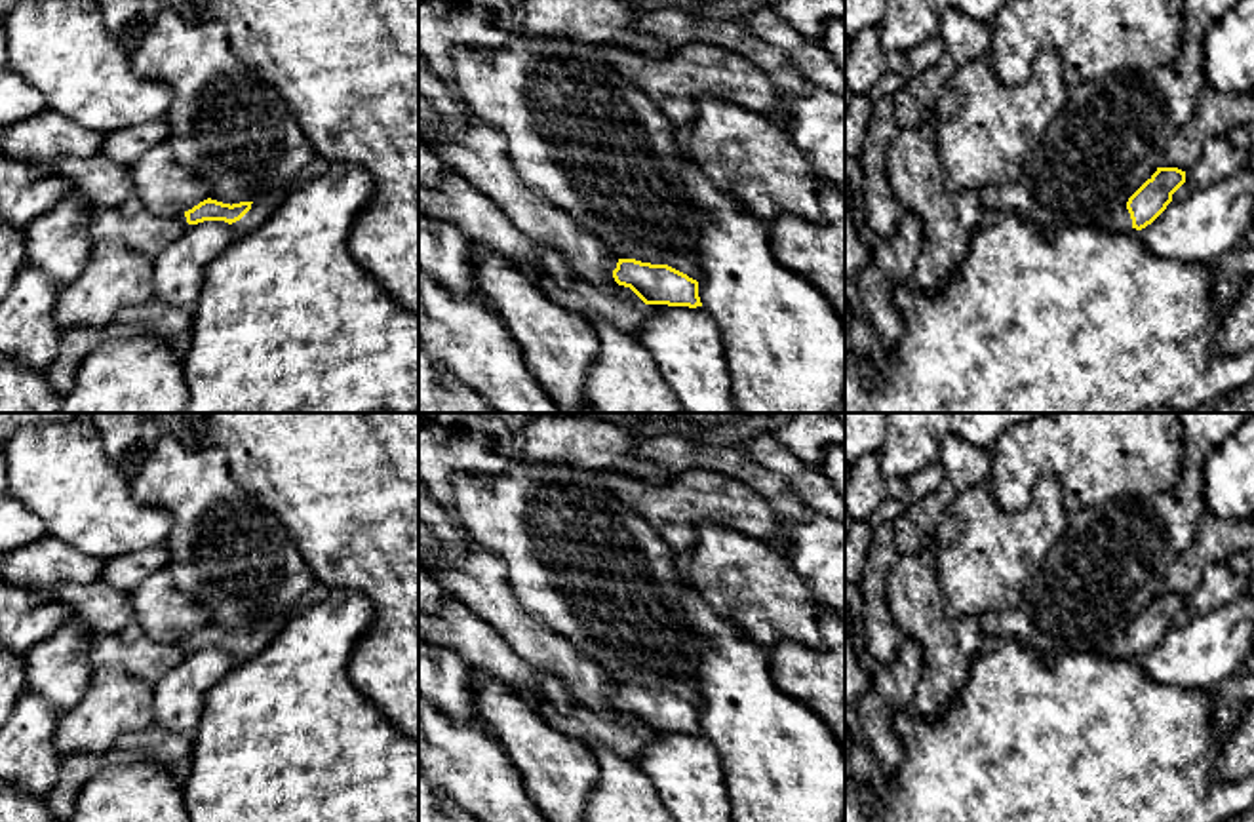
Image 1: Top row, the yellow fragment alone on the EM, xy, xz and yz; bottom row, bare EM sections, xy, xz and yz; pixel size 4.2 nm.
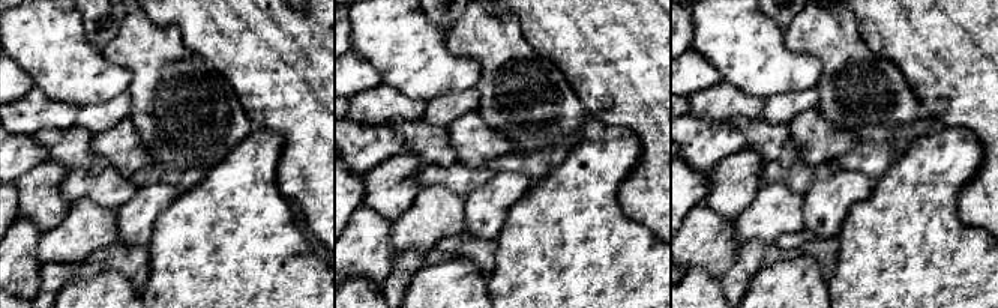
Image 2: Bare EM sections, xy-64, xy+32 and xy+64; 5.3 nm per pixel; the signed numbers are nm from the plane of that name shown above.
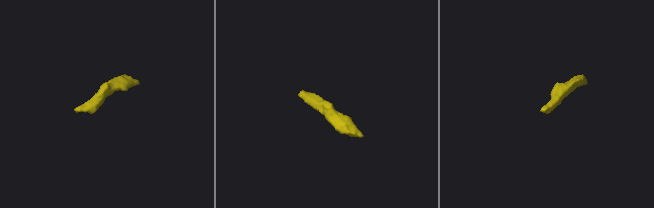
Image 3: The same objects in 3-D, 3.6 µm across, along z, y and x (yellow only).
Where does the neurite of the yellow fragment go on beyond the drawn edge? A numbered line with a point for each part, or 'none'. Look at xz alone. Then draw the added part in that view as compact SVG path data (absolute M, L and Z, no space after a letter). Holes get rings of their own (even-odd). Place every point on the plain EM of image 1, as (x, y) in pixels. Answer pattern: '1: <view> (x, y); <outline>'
1: xz (687, 693); M670 681L666 691L679 696L679 698L683 698L683 700L687 700L689 704L693 704L696 708L702 702L696 689L693 689L689 685L683 685L683 683L677 683L677 681Z

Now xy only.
1: xy (259, 638); M274 620L263 628L253 628L251 636L240 647L232 649L236 662L244 662L266 647L285 622L287 620Z

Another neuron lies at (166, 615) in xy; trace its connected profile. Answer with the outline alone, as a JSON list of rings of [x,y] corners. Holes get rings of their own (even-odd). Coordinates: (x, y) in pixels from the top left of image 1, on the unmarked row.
[[[166,569],[156,571],[129,594],[133,620],[158,643],[181,643],[209,624],[209,613],[181,594]]]

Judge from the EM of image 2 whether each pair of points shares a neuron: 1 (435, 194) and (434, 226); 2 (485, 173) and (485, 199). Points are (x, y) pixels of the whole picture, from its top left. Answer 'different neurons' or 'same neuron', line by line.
1: same neuron
2: different neurons

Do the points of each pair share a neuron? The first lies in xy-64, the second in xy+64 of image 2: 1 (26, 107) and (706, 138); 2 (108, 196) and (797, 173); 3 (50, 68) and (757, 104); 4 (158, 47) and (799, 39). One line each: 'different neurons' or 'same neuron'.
1: different neurons
2: same neuron
3: different neurons
4: same neuron

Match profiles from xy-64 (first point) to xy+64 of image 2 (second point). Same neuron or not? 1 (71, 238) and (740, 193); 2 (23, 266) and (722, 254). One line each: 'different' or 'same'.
1: different
2: same

